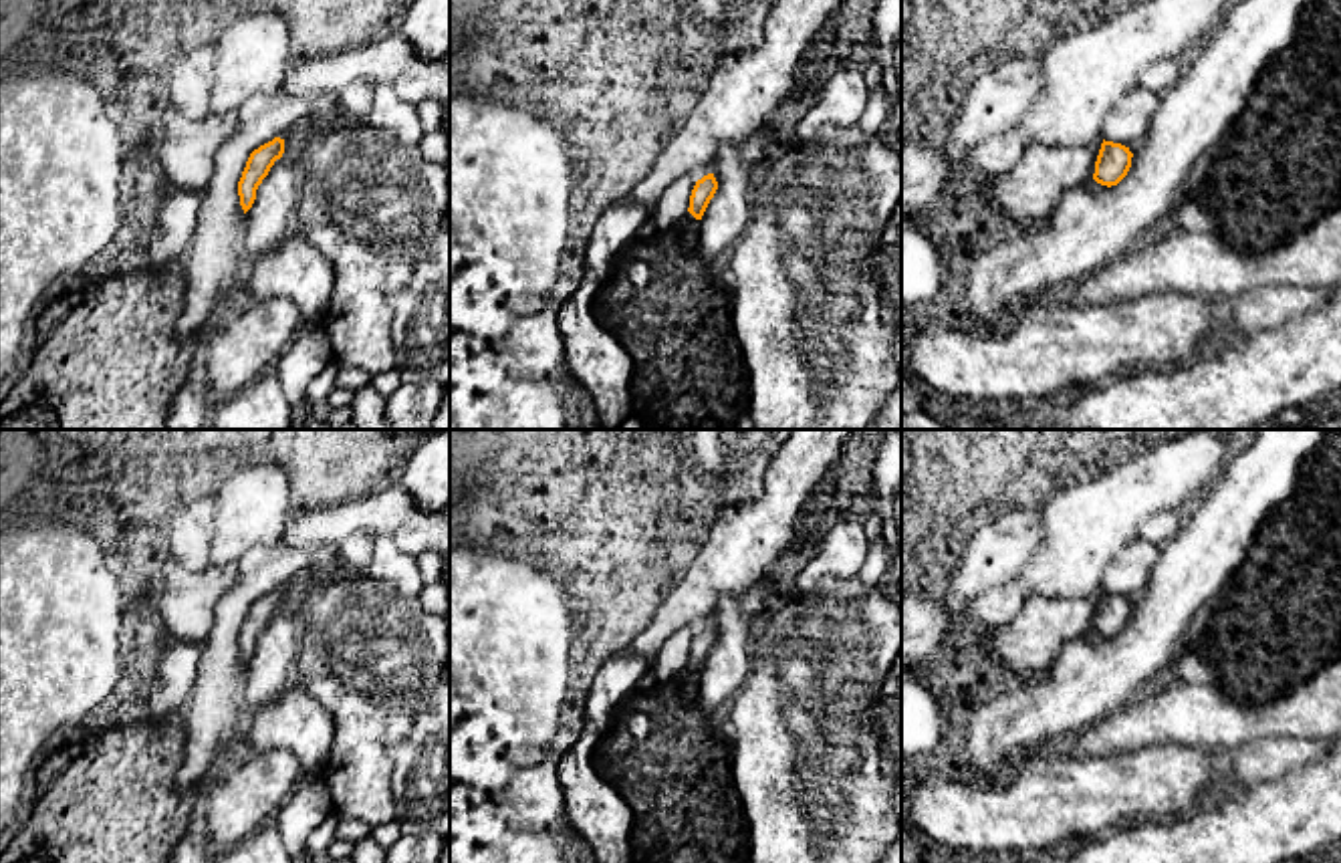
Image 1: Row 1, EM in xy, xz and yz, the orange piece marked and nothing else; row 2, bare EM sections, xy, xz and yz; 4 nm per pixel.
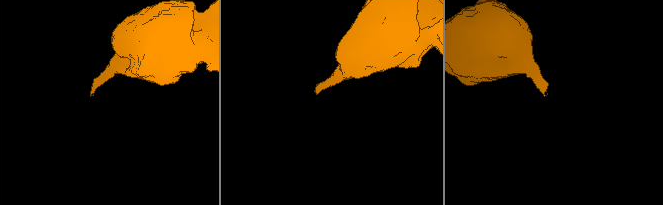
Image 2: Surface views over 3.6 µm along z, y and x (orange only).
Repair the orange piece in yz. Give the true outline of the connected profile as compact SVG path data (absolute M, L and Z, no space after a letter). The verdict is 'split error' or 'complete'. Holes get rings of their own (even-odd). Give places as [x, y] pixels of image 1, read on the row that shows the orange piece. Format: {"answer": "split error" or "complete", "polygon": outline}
{"answer": "complete", "polygon": "M1103 139L1095 161L1093 179L1107 188L1117 186L1127 175L1131 157L1133 153L1129 147Z"}

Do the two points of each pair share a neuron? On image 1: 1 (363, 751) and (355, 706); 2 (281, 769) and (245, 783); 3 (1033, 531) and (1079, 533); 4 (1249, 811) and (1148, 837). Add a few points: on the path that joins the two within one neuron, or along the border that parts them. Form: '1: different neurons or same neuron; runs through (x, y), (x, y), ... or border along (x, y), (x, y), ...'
1: same neuron; runs through (363, 741), (363, 716)
2: same neuron; runs through (273, 775), (253, 783)
3: different neurons; border along (1041, 509), (1043, 539), (1035, 549)
4: same neuron; runs through (1225, 835), (1172, 837)

